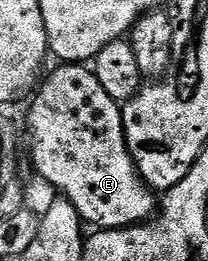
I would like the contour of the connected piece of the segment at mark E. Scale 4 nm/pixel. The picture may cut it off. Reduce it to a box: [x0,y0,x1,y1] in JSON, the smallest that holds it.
[30,64,156,229]

